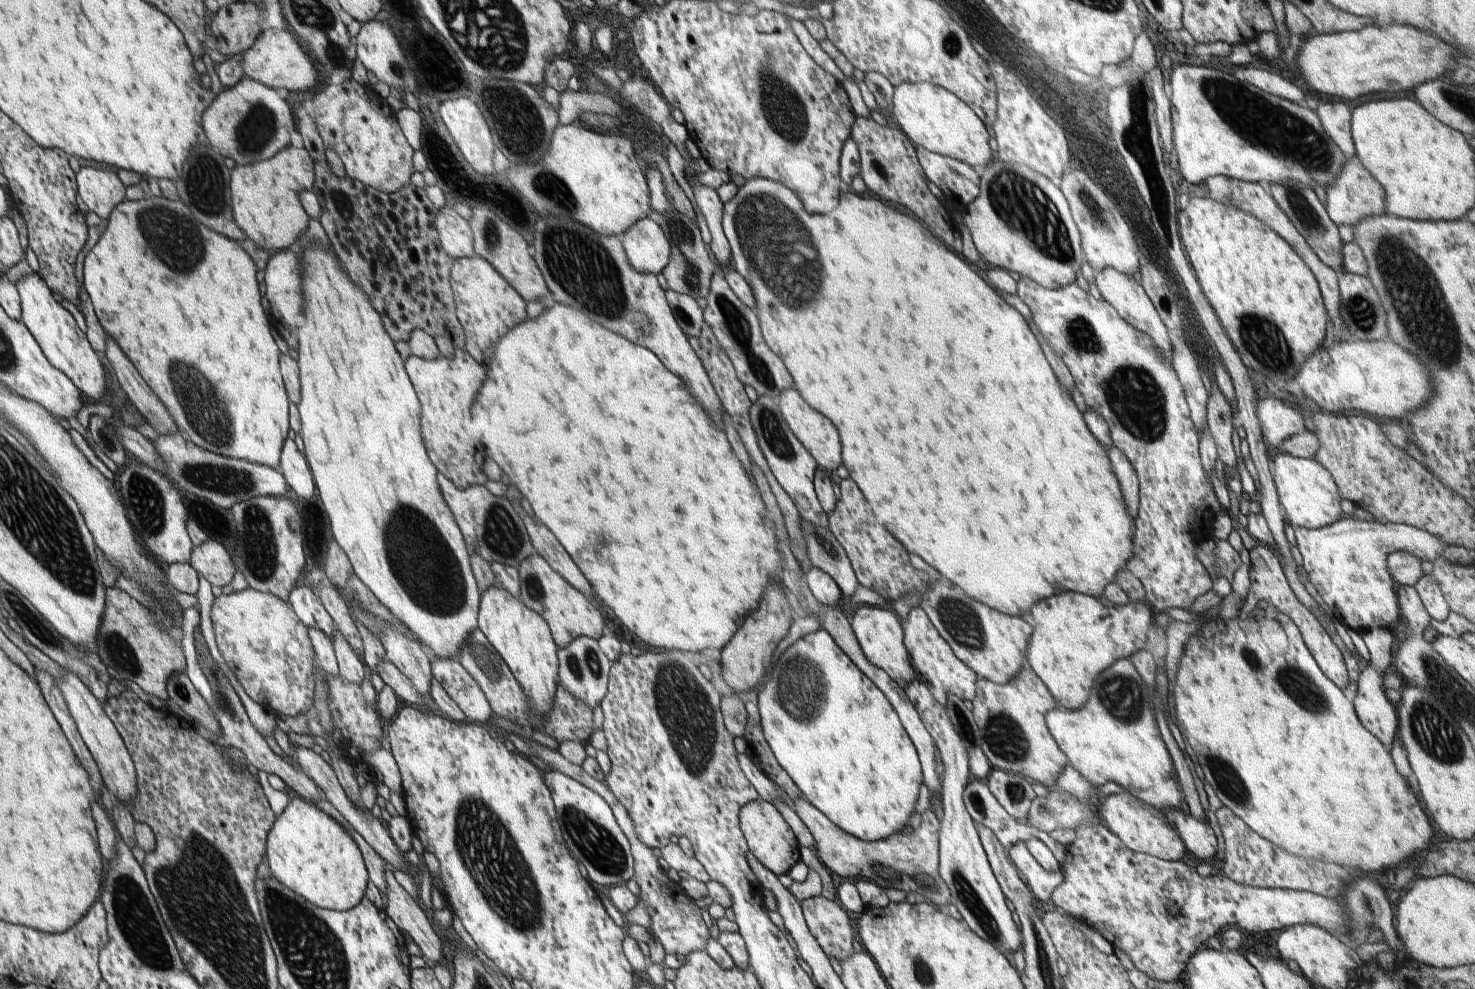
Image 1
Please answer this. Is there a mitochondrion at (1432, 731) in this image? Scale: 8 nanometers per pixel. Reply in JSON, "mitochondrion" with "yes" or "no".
{"mitochondrion":"yes"}

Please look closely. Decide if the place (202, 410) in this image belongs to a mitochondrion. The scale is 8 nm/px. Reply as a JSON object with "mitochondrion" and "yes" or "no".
{"mitochondrion":"yes"}

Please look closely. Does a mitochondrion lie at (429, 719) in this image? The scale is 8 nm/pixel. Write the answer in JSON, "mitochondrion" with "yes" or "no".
{"mitochondrion":"no"}

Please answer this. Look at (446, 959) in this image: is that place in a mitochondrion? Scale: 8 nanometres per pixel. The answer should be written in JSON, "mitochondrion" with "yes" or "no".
{"mitochondrion":"no"}

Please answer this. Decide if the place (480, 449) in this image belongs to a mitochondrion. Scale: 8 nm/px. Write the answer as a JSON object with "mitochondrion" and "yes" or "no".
{"mitochondrion":"no"}

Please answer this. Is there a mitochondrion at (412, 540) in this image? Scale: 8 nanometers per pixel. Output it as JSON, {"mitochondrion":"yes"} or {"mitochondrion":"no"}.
{"mitochondrion":"yes"}

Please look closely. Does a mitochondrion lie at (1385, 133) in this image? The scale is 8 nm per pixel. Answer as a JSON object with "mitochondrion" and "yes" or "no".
{"mitochondrion":"no"}

